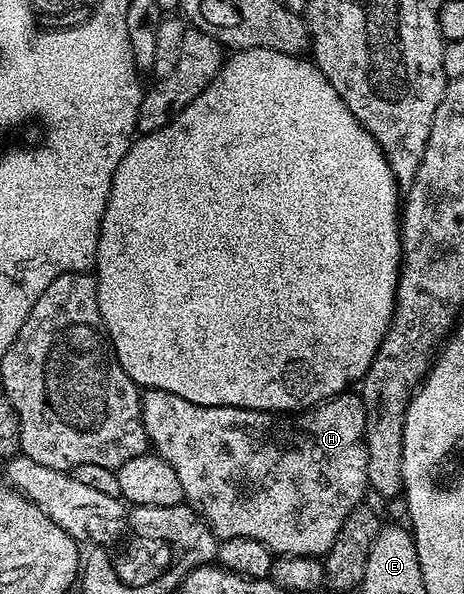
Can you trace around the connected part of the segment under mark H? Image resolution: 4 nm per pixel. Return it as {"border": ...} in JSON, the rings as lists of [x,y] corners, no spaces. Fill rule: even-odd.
{"border":[[[149,389],[142,394],[143,422],[150,448],[177,475],[181,482],[183,500],[190,505],[203,521],[215,532],[216,538],[244,537],[257,539],[257,543],[265,543],[272,554],[285,557],[317,557],[322,558],[333,547],[333,539],[337,539],[337,531],[341,531],[341,523],[357,506],[364,504],[366,493],[369,493],[367,484],[367,412],[363,406],[362,396],[358,392],[348,391],[339,393],[298,415],[280,415],[266,413],[260,409],[238,409],[224,405],[198,405],[189,403],[189,399],[181,399],[181,395],[173,395],[169,391]]]}

